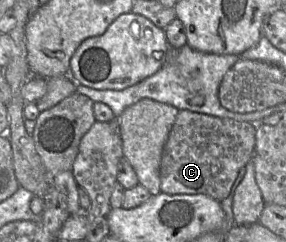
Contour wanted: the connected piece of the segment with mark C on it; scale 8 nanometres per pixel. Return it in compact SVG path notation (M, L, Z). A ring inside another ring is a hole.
M180 110L161 156L161 192L204 194L221 202L229 196L240 169L252 159L255 133L249 122Z

